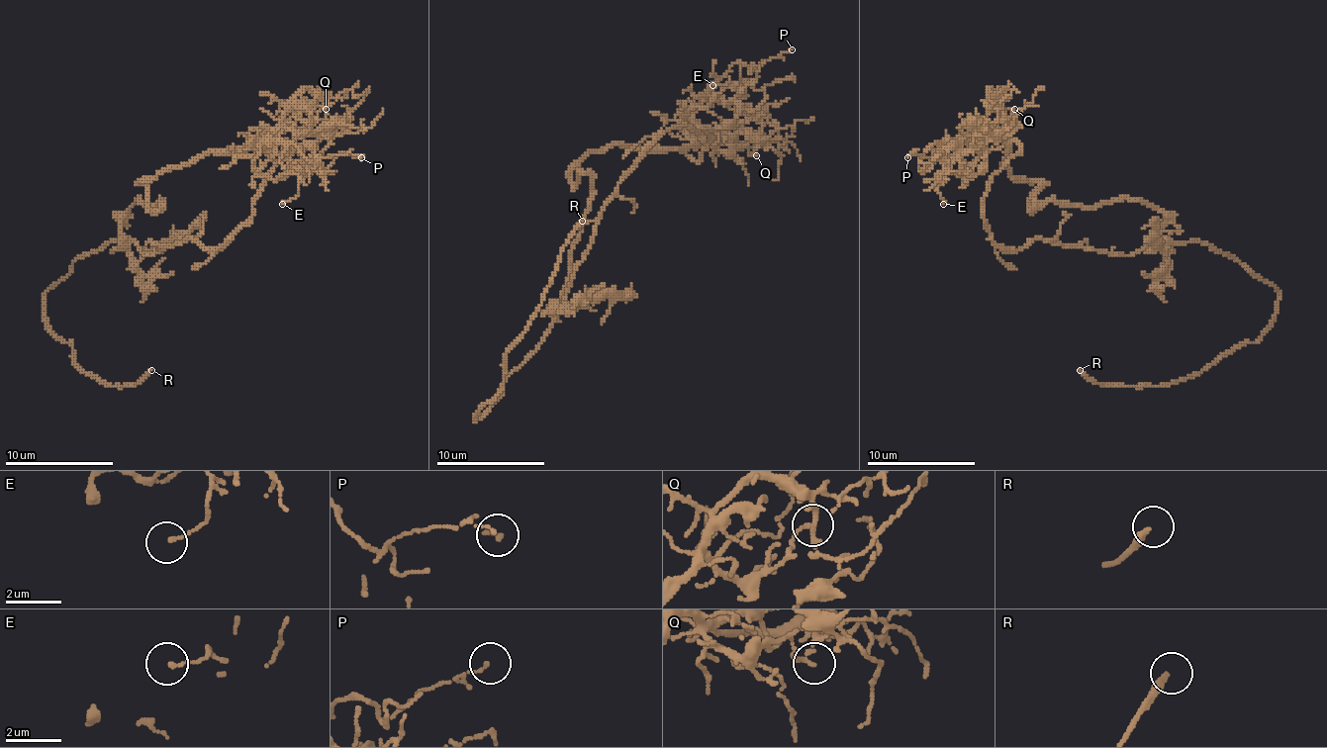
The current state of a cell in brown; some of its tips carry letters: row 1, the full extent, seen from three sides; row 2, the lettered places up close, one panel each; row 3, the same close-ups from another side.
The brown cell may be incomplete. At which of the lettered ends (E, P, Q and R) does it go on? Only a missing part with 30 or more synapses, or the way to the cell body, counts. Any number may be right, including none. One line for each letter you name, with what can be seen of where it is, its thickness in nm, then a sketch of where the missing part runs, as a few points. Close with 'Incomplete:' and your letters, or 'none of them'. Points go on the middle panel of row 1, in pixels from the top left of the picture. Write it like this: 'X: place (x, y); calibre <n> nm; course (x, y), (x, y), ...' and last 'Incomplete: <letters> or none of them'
R: place (582, 221); calibre 240 nm; course (582, 221), (607, 174)
Incomplete: R

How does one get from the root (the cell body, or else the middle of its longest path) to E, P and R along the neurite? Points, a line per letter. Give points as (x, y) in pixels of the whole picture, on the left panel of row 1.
E: (148, 255), (231, 239), (274, 165), (254, 141), (265, 139), (260, 174), (298, 176), (282, 204)
P: (148, 255), (187, 239), (206, 250), (231, 239), (274, 165), (254, 141), (282, 139), (315, 163), (361, 157)
R: (148, 255), (135, 241), (83, 252), (46, 294), (46, 324), (89, 375), (111, 386), (133, 386), (151, 370)

